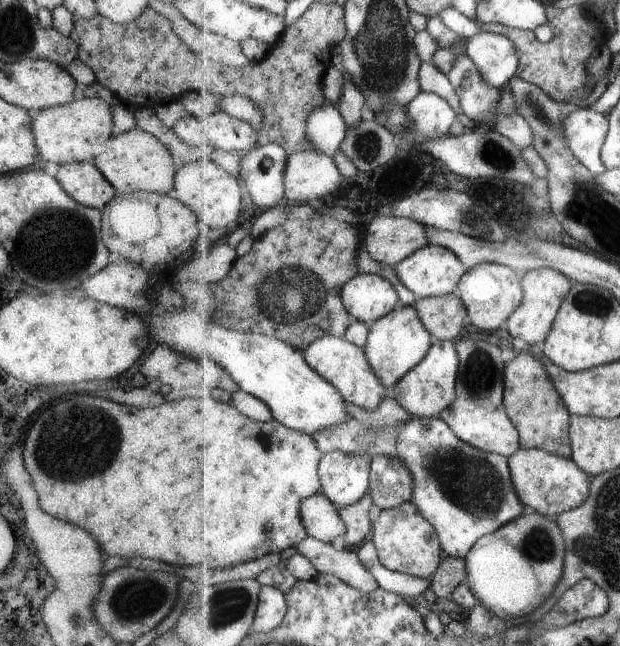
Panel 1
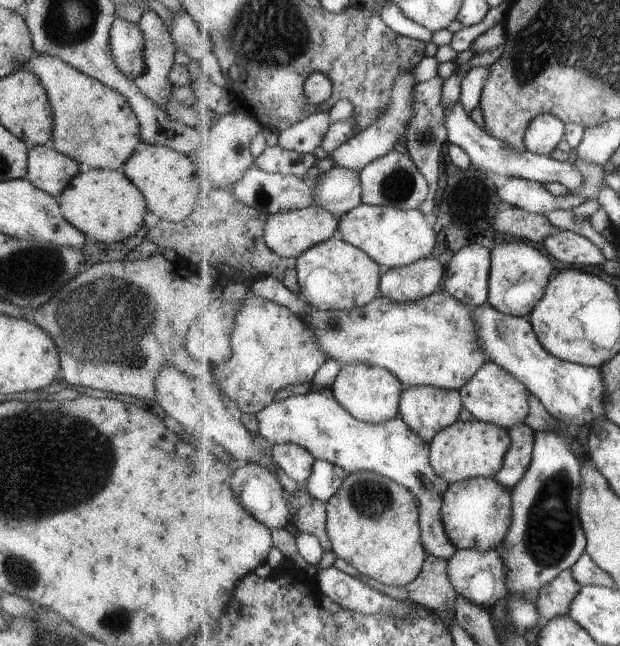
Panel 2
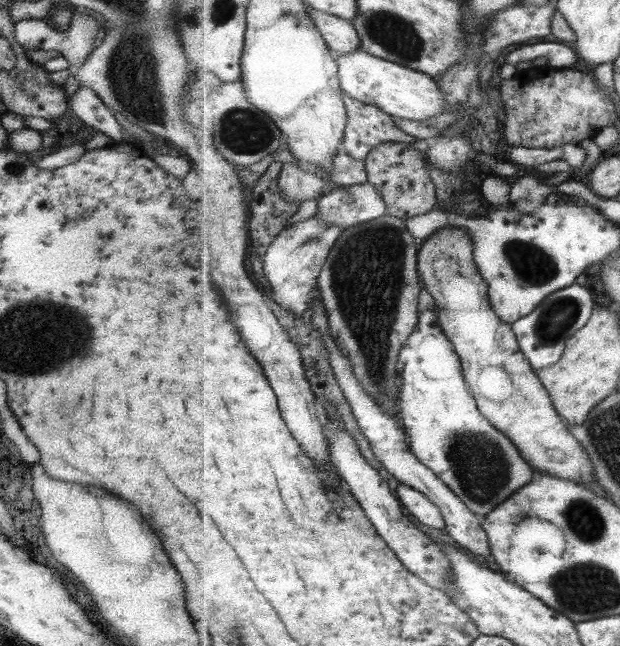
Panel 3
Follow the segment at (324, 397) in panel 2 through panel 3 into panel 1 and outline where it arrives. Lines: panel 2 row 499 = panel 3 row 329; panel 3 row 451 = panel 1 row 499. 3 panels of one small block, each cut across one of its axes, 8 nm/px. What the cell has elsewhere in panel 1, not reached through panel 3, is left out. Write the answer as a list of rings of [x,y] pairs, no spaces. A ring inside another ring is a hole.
[[[415,415],[415,418],[407,422],[401,422],[397,426],[385,426],[385,428],[367,428],[367,424],[353,417],[343,424],[337,424],[335,428],[325,428],[323,432],[317,432],[313,434],[313,437],[324,455],[333,451],[349,452],[349,454],[367,452],[373,457],[377,454],[385,454],[385,456],[403,460],[407,468],[413,472],[415,494],[413,494],[412,501],[417,504],[423,516],[434,524],[446,556],[465,559],[479,539],[486,534],[493,534],[504,524],[519,518],[526,509],[515,490],[509,468],[509,458],[488,453],[463,442],[451,430],[445,419],[439,416]]]

